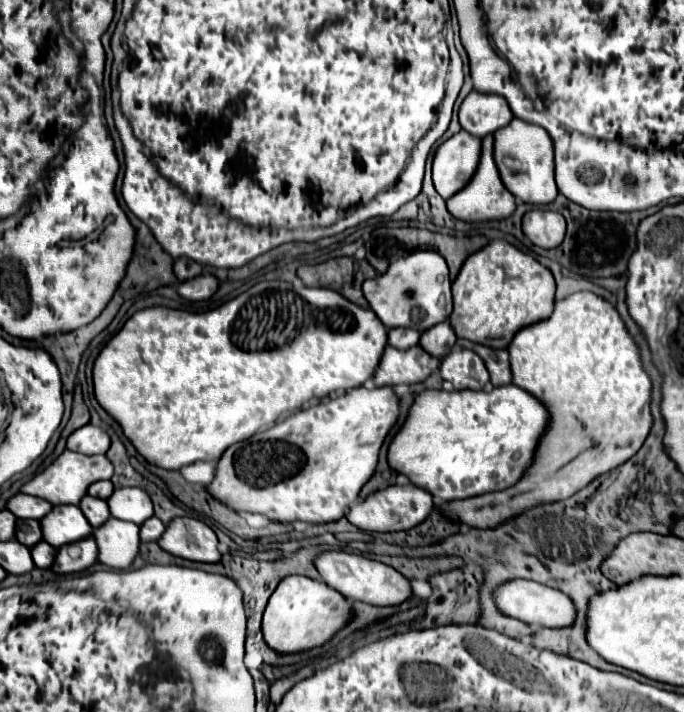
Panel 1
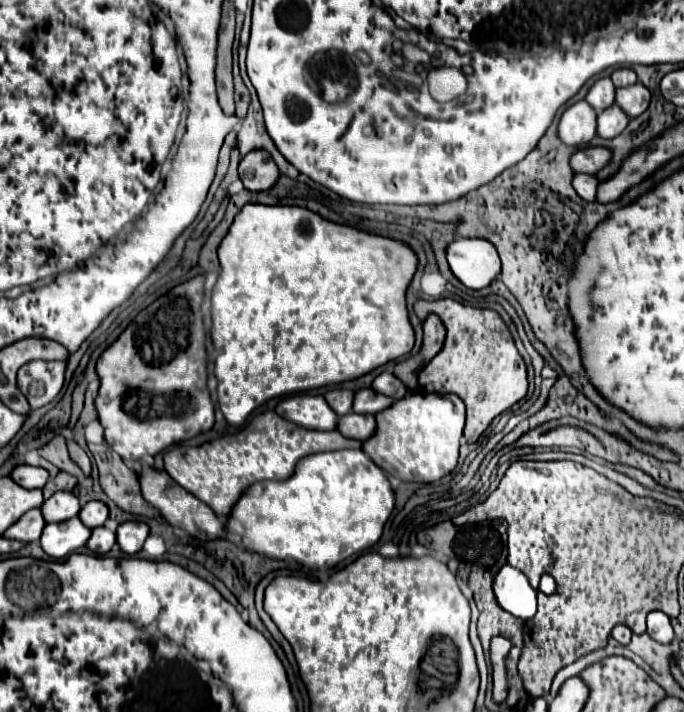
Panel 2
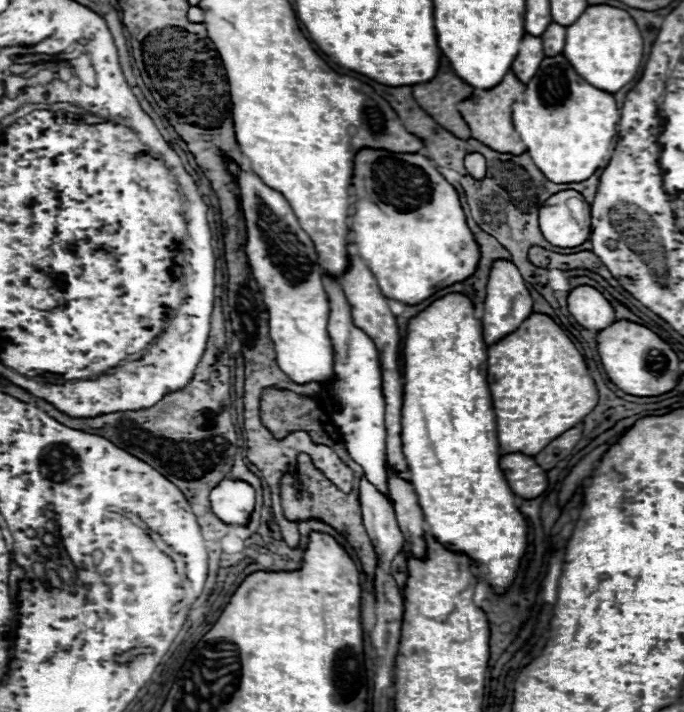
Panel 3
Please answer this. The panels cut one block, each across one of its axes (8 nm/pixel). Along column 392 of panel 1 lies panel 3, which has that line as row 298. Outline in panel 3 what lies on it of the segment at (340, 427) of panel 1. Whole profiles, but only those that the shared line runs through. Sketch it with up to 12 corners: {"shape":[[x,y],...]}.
{"shape":[[422,154],[354,156],[354,246],[386,298],[476,270],[460,202]]}

